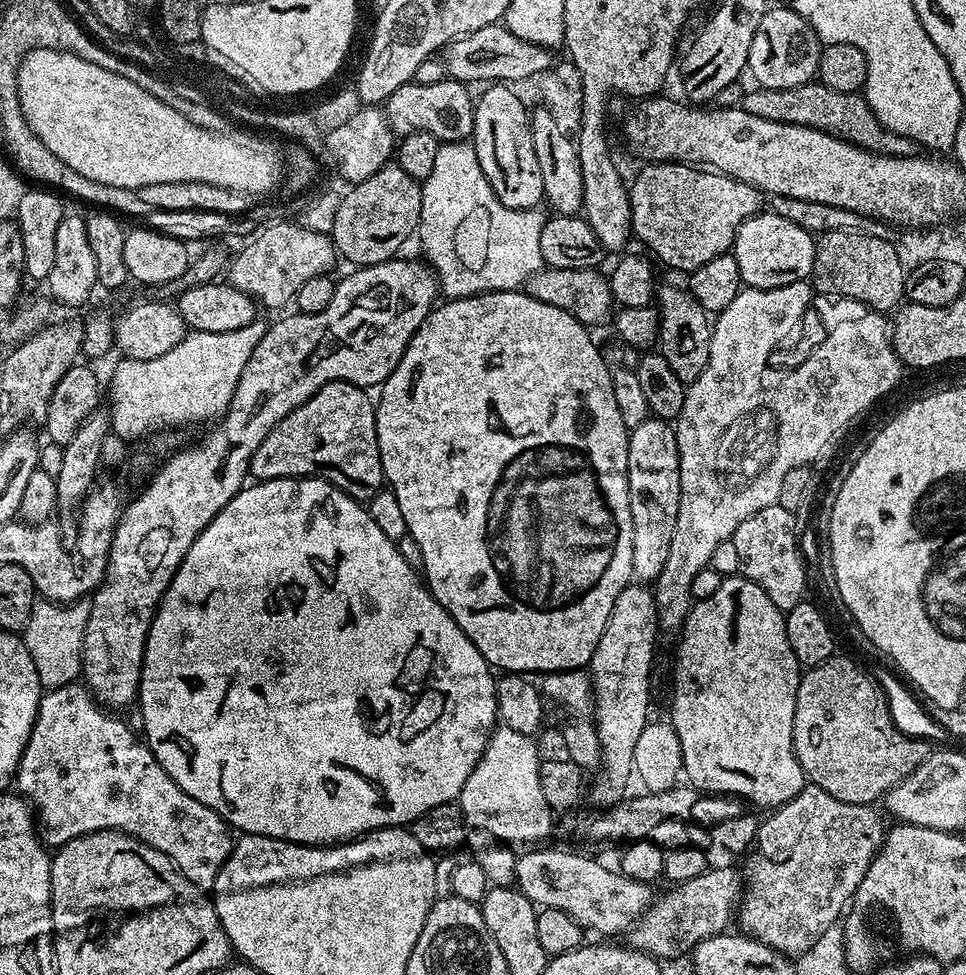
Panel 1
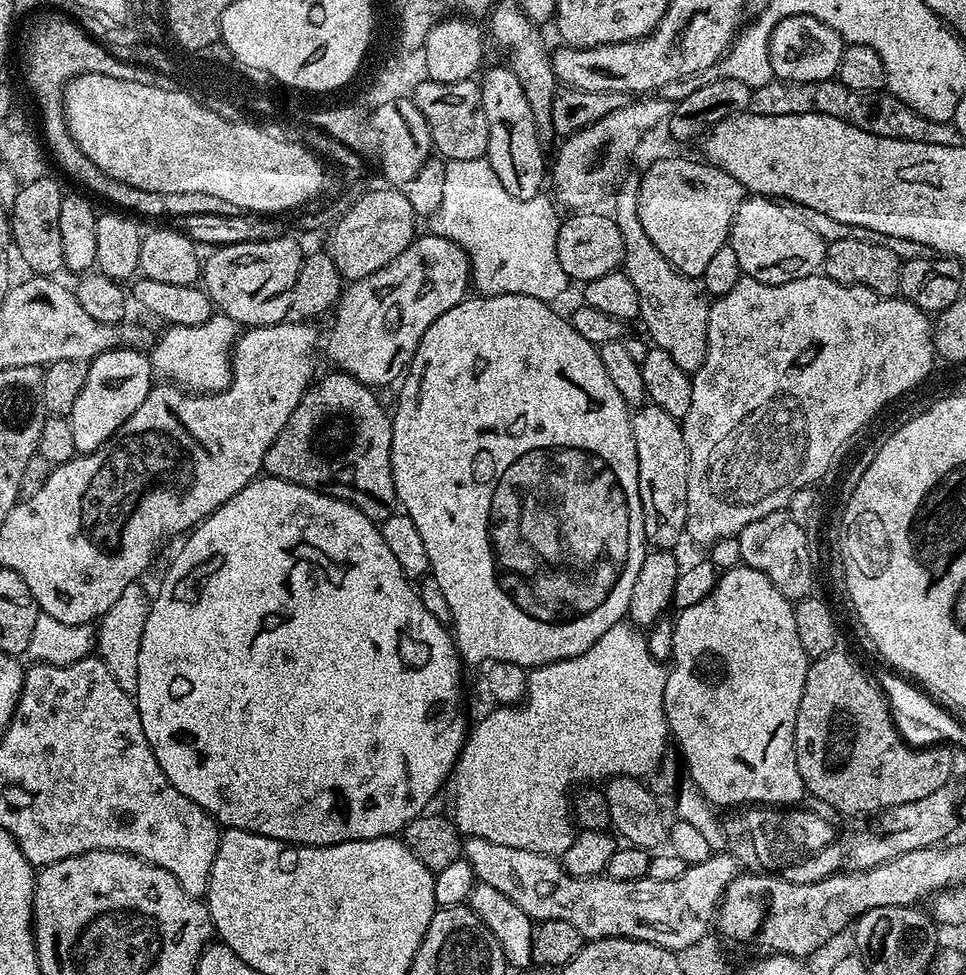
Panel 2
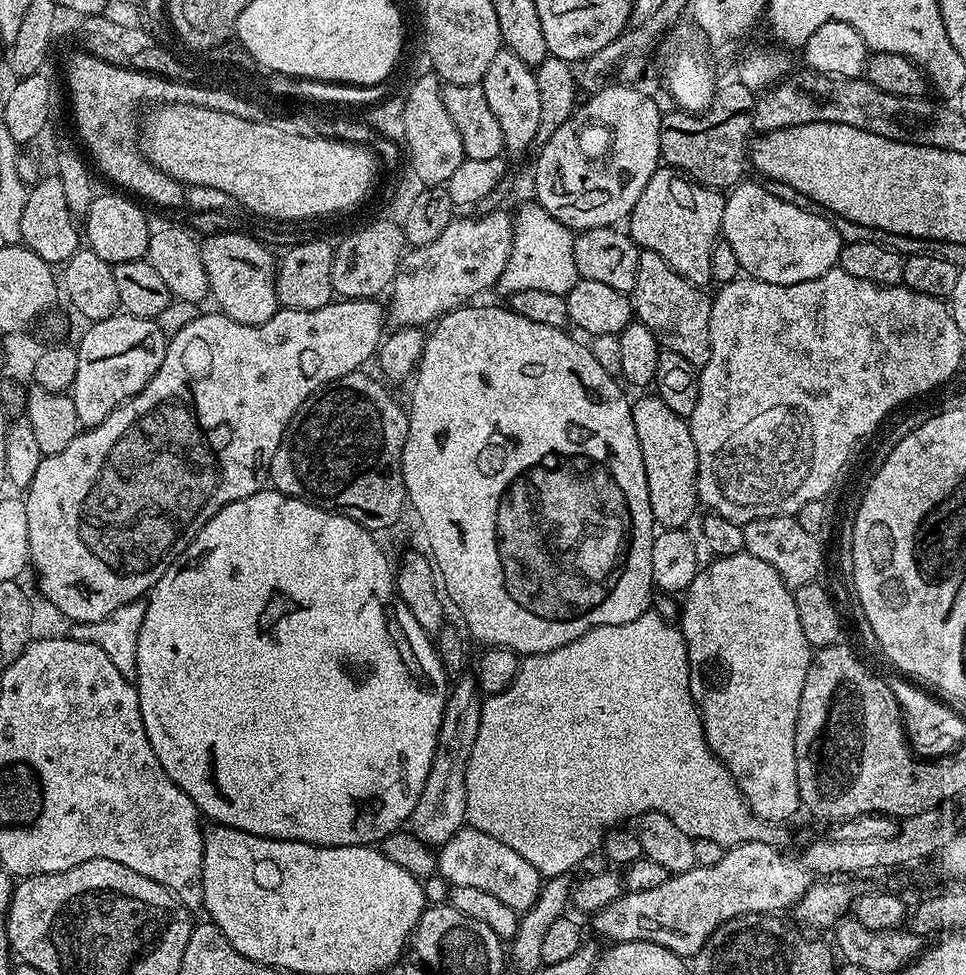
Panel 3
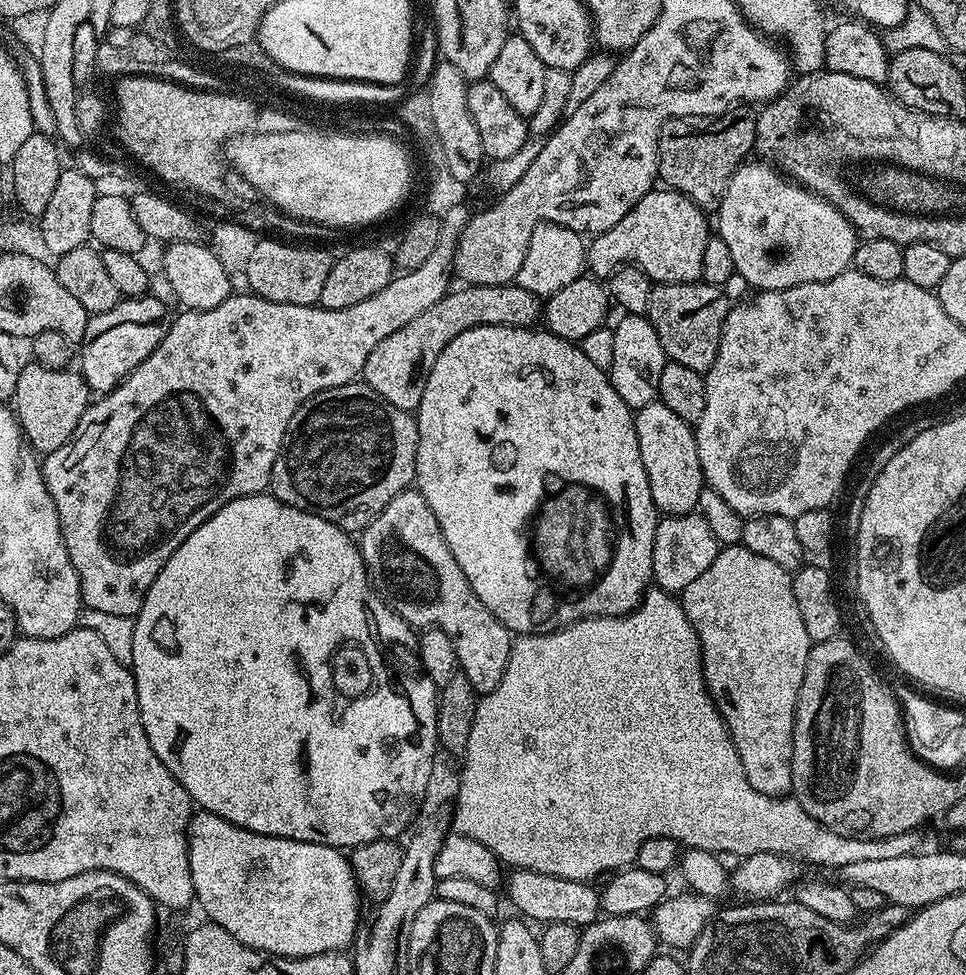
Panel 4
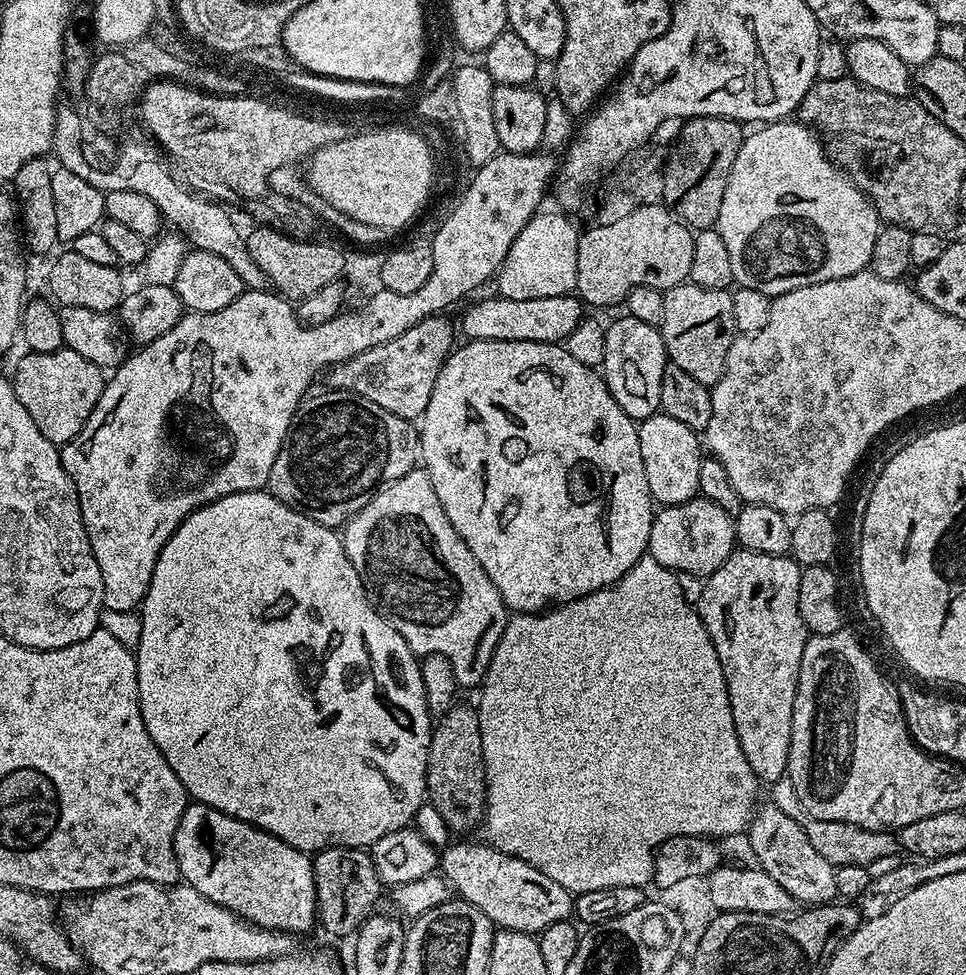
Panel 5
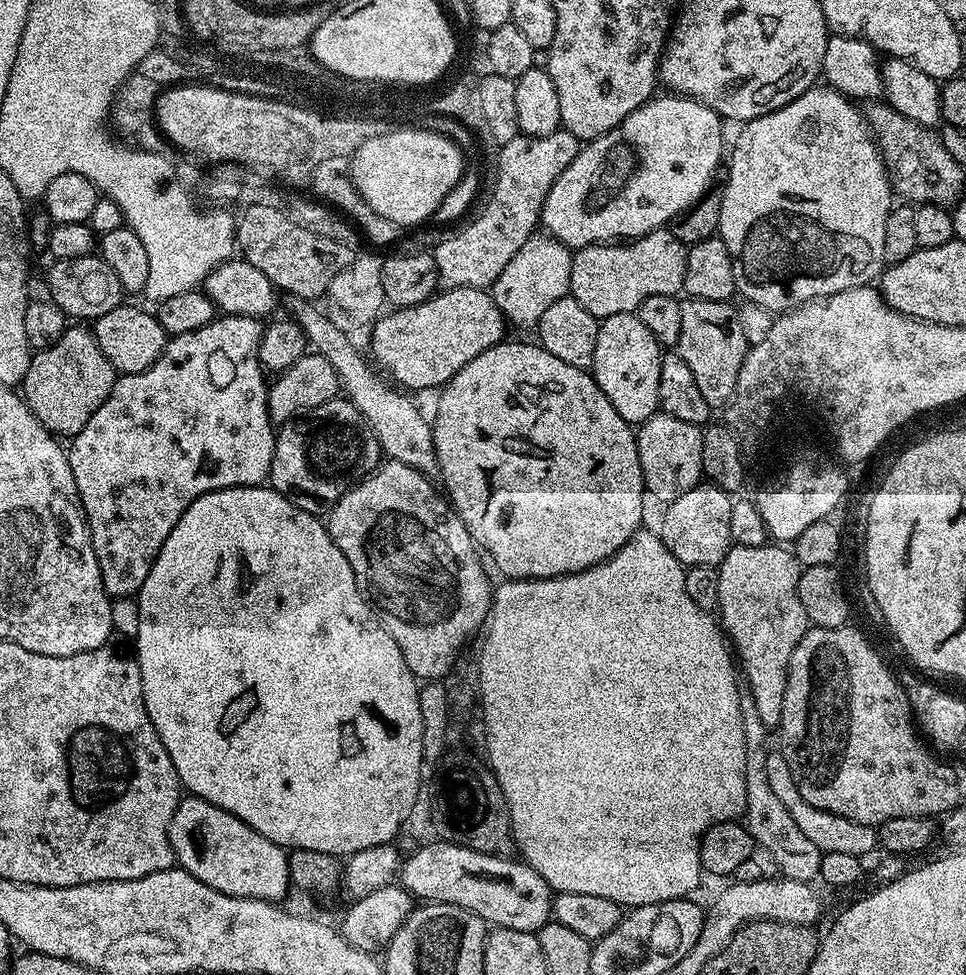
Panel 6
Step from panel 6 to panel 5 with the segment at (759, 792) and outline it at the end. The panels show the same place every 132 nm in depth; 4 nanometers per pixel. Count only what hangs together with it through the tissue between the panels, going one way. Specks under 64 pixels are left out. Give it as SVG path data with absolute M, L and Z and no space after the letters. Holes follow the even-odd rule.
M768 802L766 806L761 805L753 813L746 830L747 836L759 868L793 896L797 903L804 906L819 906L831 903L837 897L837 887L834 886L835 865L826 861L810 843L803 825L786 816L776 805Z

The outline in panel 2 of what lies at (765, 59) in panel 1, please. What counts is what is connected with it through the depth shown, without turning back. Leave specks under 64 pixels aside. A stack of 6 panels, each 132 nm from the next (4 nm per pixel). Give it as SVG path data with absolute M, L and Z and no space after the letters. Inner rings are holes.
M809 16L782 18L782 22L778 22L778 26L774 26L770 34L768 68L771 75L778 80L794 82L831 80L842 62L845 47L842 37L833 28L826 26L826 22L818 22L818 18Z

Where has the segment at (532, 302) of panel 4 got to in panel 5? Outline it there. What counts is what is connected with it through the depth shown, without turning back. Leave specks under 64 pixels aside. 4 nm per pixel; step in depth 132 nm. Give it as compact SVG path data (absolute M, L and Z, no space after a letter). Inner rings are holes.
M444 314L426 318L410 326L406 334L398 334L398 338L390 338L390 342L370 346L370 350L362 350L362 354L335 364L326 373L327 387L338 392L353 392L370 402L378 402L382 410L390 410L390 414L398 414L398 418L403 420L419 421L426 406L430 406L434 382L454 347L452 339L458 336L453 321L451 324L448 318Z

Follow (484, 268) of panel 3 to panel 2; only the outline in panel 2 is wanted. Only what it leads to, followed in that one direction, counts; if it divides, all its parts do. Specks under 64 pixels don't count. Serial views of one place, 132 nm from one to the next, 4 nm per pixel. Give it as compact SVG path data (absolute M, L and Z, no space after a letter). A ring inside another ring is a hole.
M435 234L417 235L398 258L394 258L382 270L361 280L353 280L340 293L340 303L334 309L336 321L328 332L328 356L335 367L348 372L364 384L392 384L405 375L412 355L422 342L422 334L435 320L442 318L446 310L461 304L470 292L470 269L468 256L454 242Z

